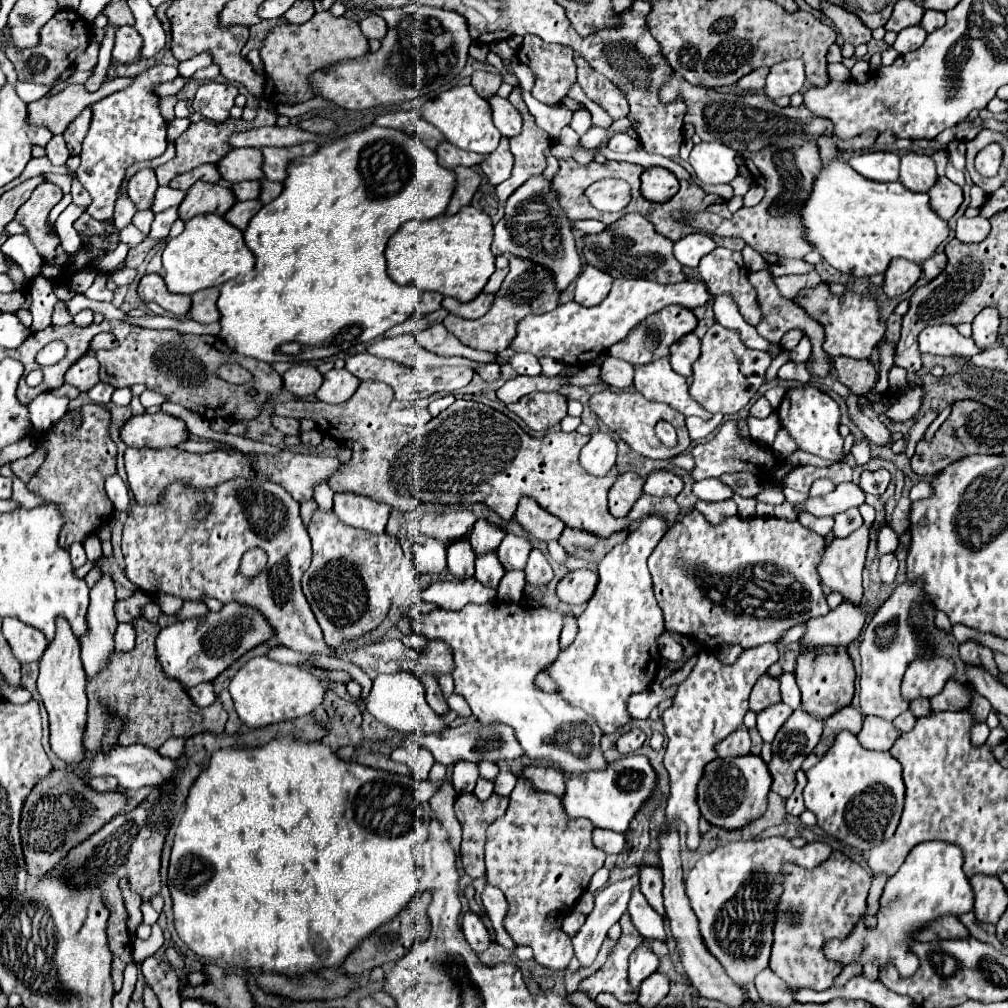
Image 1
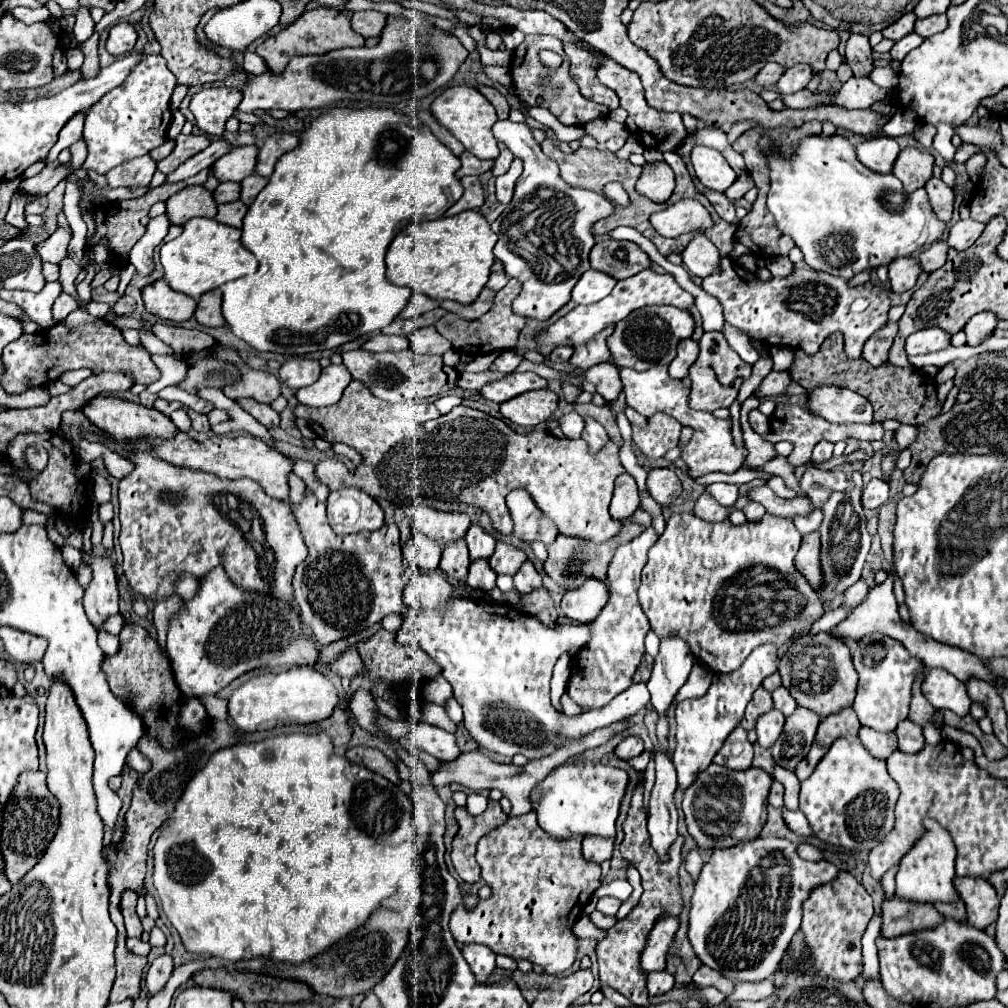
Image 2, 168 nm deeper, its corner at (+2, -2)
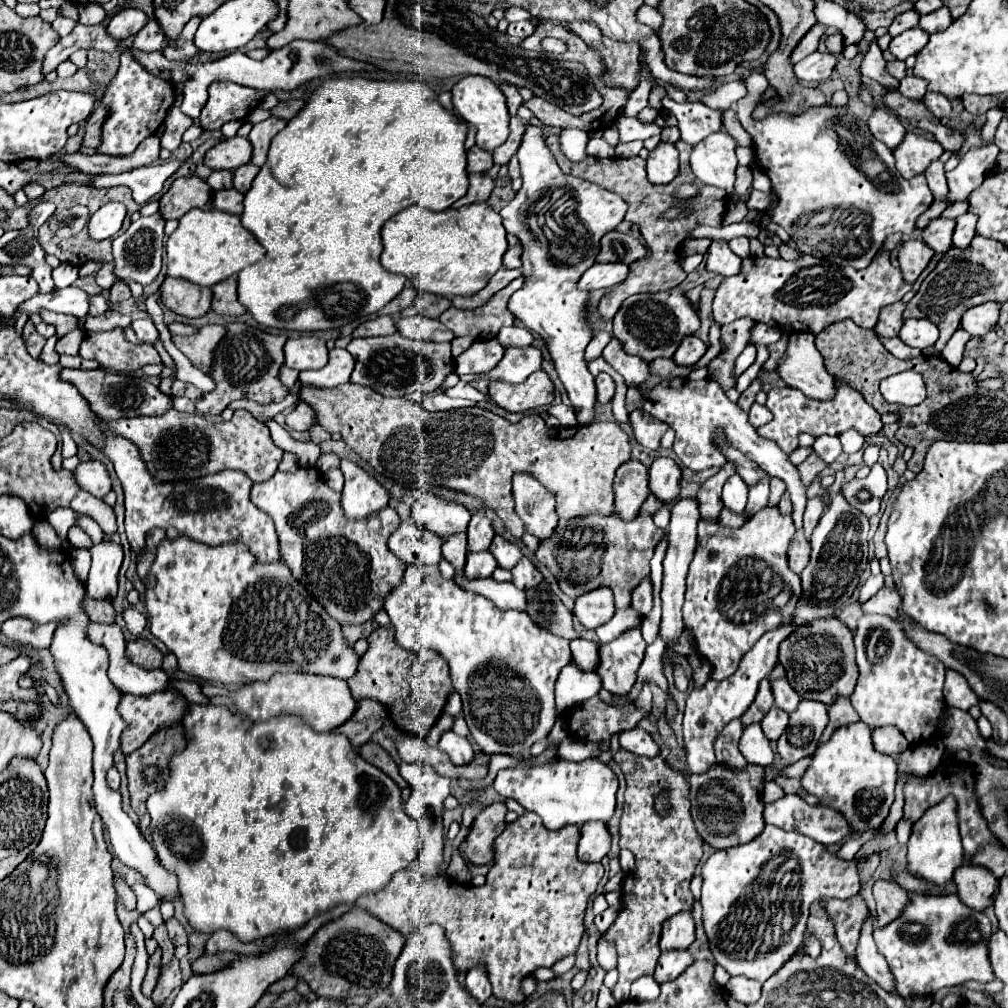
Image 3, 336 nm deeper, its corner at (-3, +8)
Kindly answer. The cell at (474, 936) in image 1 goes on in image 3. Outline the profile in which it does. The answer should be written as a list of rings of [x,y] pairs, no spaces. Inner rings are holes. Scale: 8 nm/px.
[[[478,964],[466,972],[466,988],[470,990],[470,994],[474,994],[474,998],[478,1002],[488,1000],[488,996],[492,994],[492,986],[490,986],[490,980],[486,974],[486,966]]]

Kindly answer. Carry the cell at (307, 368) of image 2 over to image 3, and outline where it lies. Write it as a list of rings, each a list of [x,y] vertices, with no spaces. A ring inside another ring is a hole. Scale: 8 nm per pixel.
[[[300,336],[290,338],[284,346],[286,366],[294,370],[318,370],[328,362],[326,342],[316,336]]]

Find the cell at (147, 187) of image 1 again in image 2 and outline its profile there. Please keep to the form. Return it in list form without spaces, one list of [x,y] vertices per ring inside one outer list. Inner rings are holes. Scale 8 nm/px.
[[[145,154],[141,158],[129,160],[117,168],[111,168],[109,172],[105,172],[107,184],[111,188],[119,188],[119,186],[141,186],[141,184],[149,184],[153,178],[153,172],[157,170],[155,160]]]

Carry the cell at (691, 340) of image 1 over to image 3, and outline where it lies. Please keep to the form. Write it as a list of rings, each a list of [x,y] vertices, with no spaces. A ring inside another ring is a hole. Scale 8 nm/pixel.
[[[694,334],[686,336],[682,340],[682,344],[678,346],[676,354],[672,356],[672,360],[678,364],[678,366],[694,366],[704,354],[706,354],[708,346]]]

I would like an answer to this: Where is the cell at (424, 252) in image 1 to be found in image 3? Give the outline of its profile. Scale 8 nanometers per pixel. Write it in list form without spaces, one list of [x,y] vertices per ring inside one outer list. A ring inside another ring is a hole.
[[[468,204],[444,212],[410,206],[386,222],[380,262],[388,272],[406,276],[420,292],[438,296],[474,296],[500,270],[506,248],[502,218],[488,204]]]

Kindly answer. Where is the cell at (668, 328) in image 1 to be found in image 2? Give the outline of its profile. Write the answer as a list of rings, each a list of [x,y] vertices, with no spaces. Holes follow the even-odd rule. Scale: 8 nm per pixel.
[[[649,306],[633,310],[625,320],[615,324],[615,332],[609,336],[607,346],[615,366],[633,368],[633,370],[649,370],[655,364],[669,366],[677,356],[677,344],[685,338],[691,338],[695,328],[693,316],[687,310],[673,306]]]

